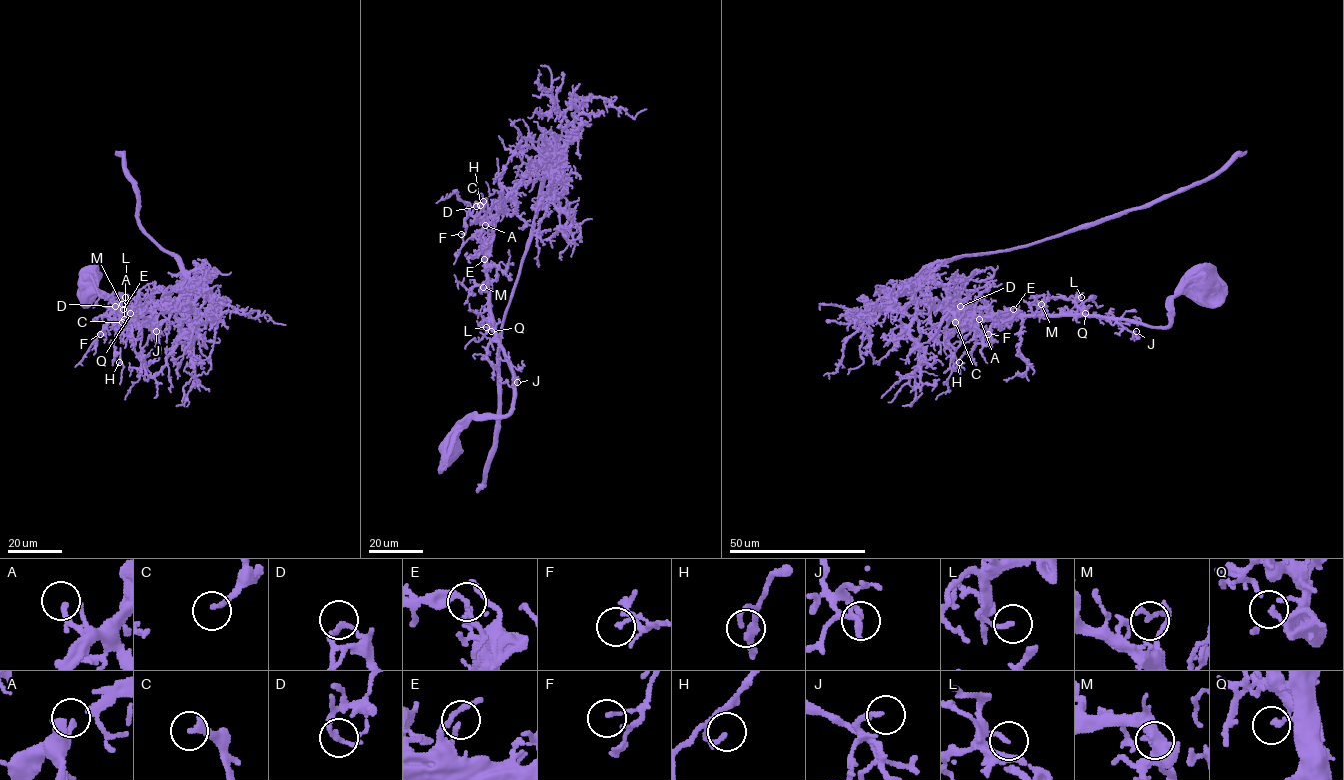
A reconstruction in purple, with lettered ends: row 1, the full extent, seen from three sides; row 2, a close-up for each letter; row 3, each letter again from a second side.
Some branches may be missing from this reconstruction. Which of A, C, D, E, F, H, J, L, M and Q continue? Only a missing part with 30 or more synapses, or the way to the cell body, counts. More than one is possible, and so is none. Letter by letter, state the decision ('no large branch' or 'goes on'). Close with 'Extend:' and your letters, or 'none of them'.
A: no large branch
C: goes on
D: no large branch
E: no large branch
F: no large branch
H: no large branch
J: no large branch
L: no large branch
M: no large branch
Q: no large branch
Extend: C

